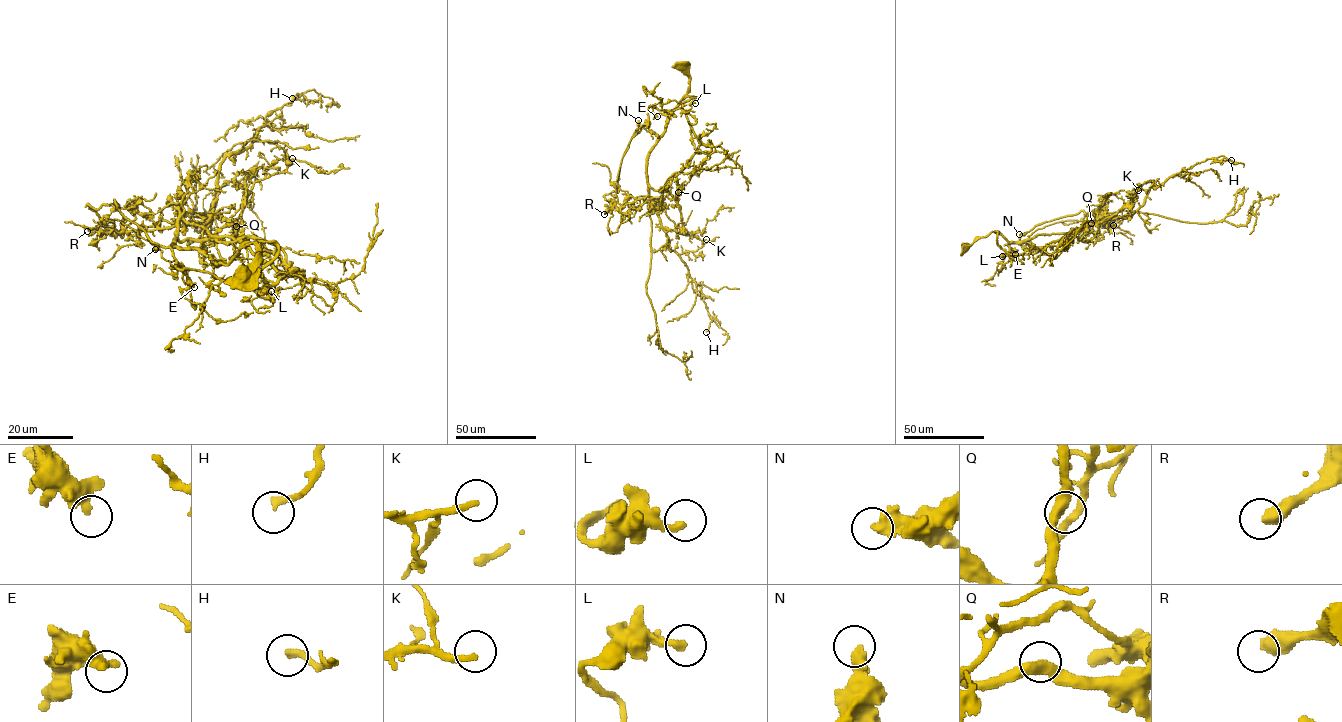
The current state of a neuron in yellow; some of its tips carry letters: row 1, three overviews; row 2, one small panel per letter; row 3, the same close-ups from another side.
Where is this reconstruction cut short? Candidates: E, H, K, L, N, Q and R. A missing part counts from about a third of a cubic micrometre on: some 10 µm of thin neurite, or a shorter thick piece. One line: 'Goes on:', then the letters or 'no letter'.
Goes on: no letter

